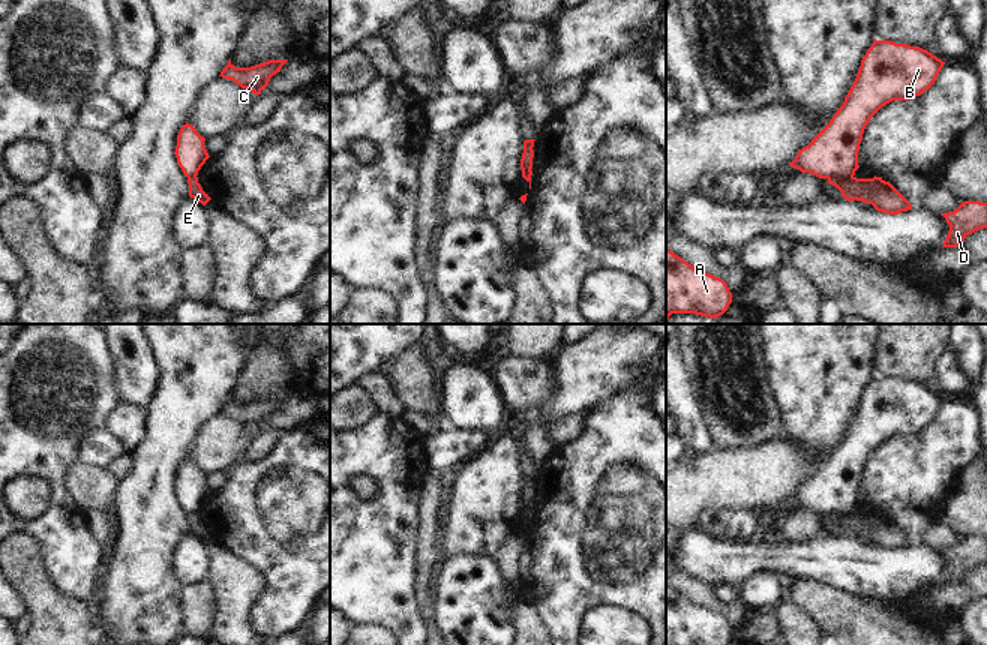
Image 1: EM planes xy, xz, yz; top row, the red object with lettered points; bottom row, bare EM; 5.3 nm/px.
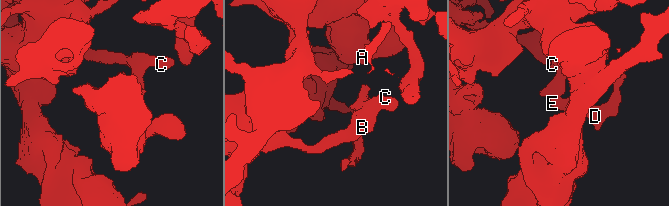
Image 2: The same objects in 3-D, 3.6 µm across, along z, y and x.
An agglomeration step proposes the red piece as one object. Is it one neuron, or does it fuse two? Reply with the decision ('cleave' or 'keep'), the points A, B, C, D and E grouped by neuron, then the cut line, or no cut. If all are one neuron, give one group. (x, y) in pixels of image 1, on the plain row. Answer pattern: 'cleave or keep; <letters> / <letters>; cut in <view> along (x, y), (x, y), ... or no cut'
cleave; A B C / D E; cut in yz along (852, 510), (828, 515)

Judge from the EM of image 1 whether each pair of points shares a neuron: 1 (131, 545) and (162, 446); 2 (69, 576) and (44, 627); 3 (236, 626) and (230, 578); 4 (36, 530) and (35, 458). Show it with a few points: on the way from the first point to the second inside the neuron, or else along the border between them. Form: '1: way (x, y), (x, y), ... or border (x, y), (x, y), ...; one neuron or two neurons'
1: way (149, 521), (150, 494), (158, 486), (159, 470); one neuron
2: border (42, 560), (48, 579), (59, 591); two neurons
3: way (233, 614), (233, 590); one neuron
4: way (54, 512), (57, 509), (57, 483), (50, 476); one neuron

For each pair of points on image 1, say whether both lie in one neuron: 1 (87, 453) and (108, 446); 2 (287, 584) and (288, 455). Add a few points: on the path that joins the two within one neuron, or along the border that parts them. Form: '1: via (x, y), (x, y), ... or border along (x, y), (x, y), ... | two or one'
1: via (92, 452), (104, 447) | one
2: via (288, 552), (290, 486) | one

